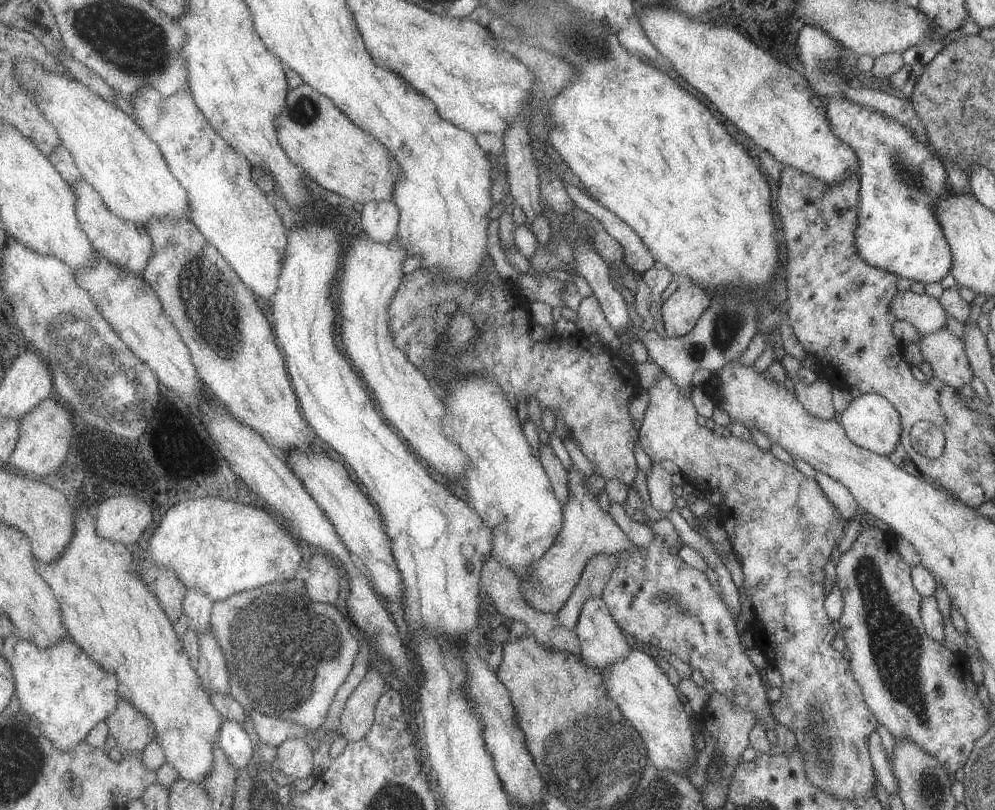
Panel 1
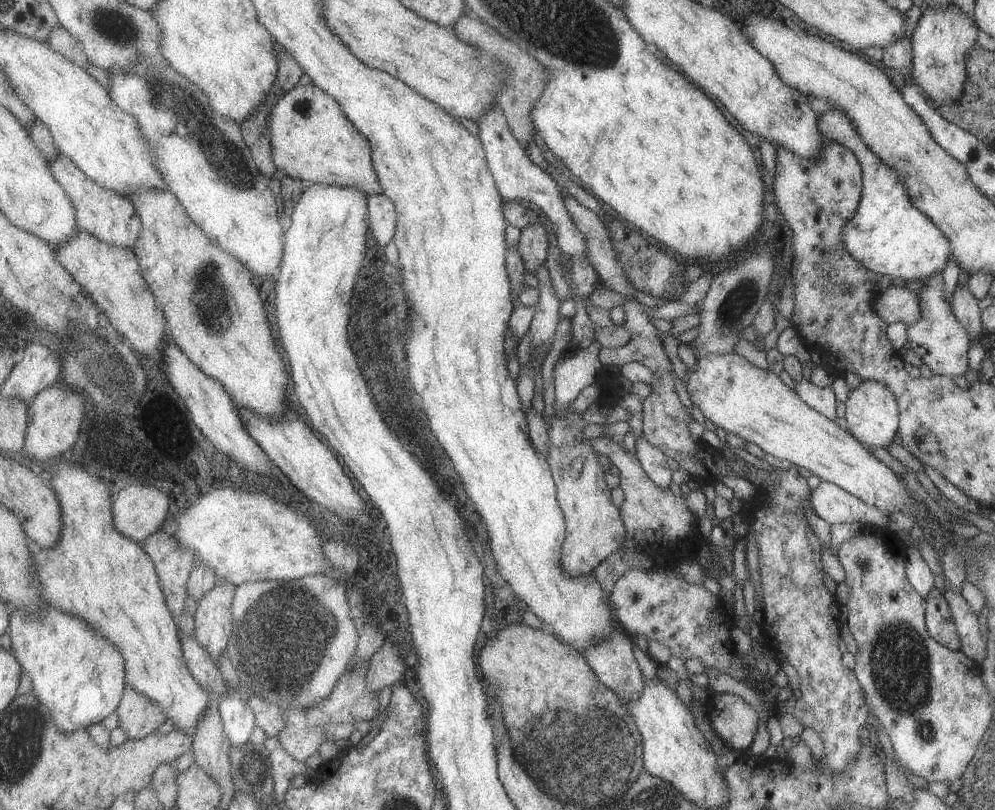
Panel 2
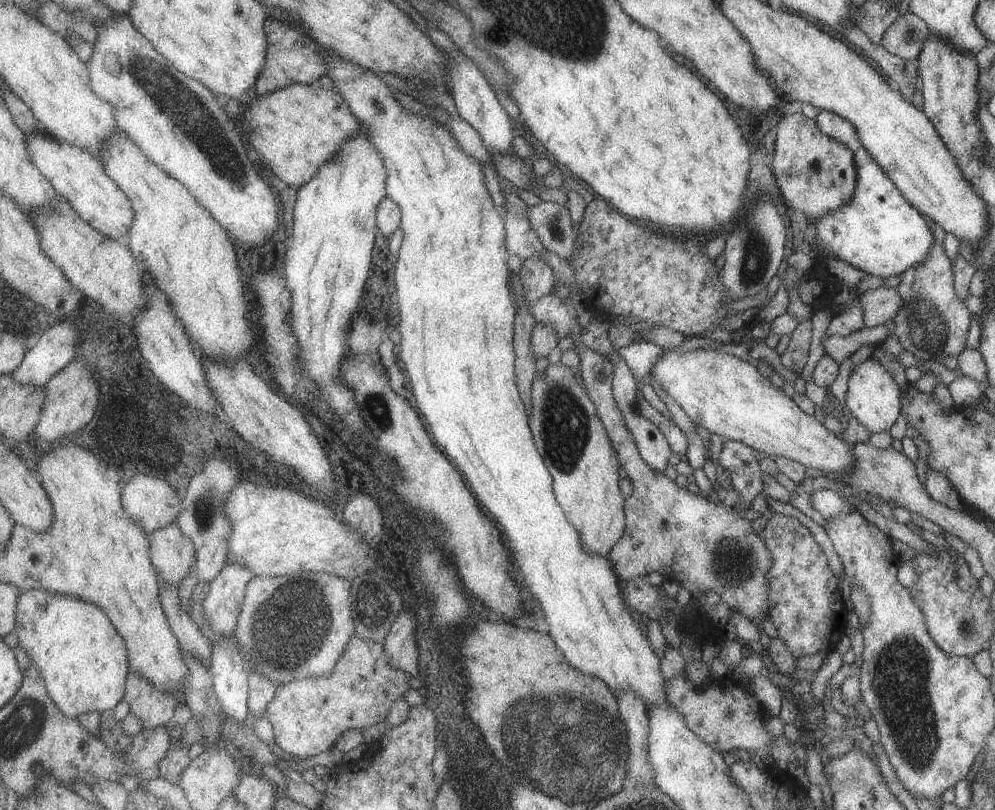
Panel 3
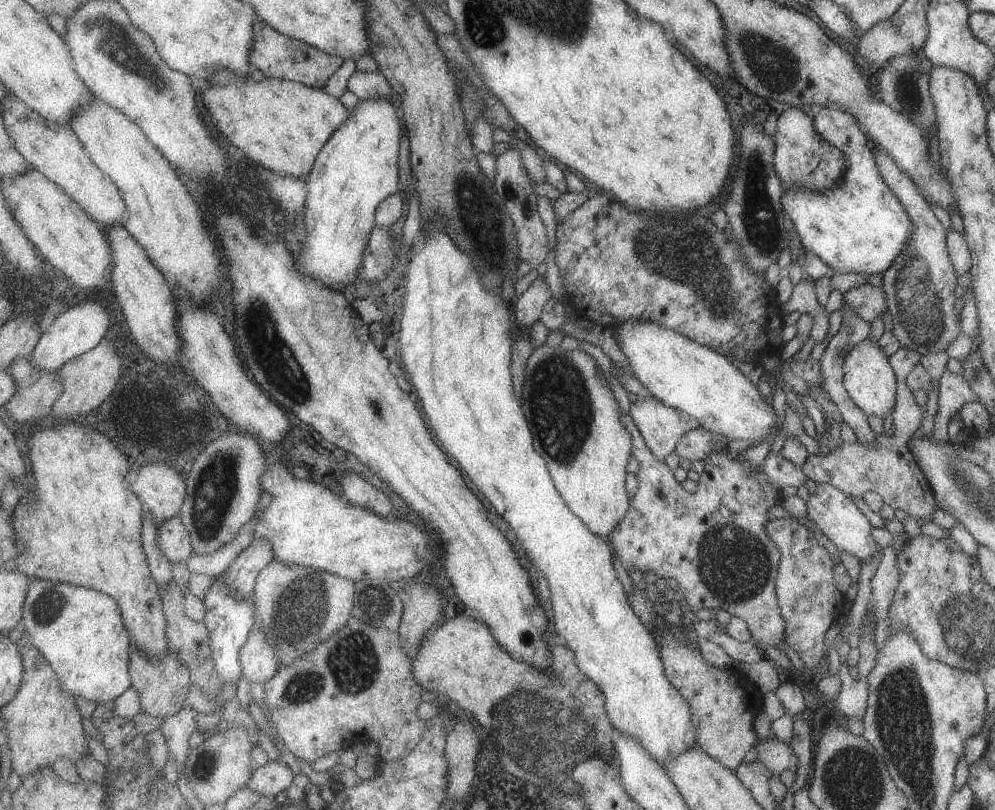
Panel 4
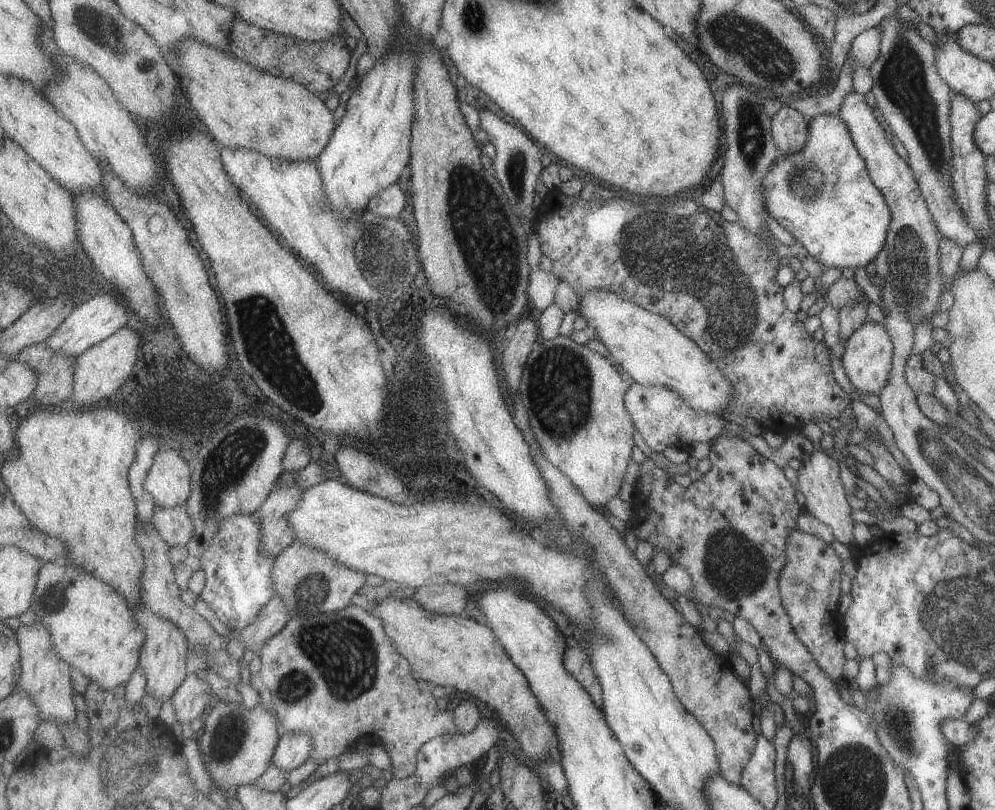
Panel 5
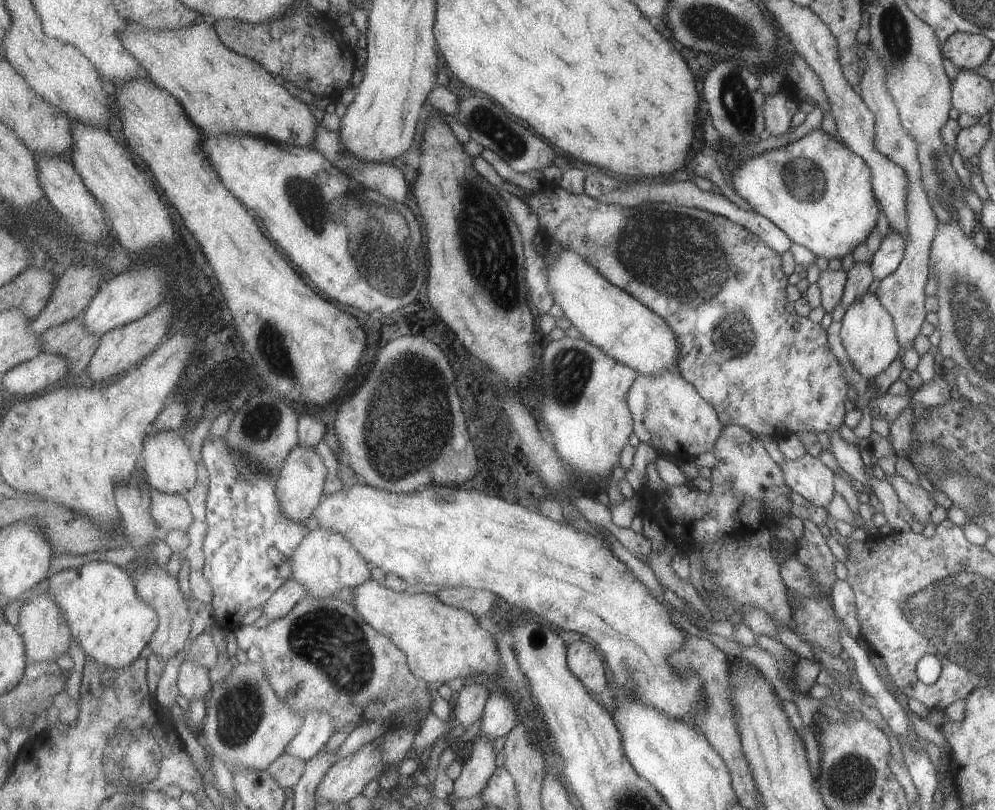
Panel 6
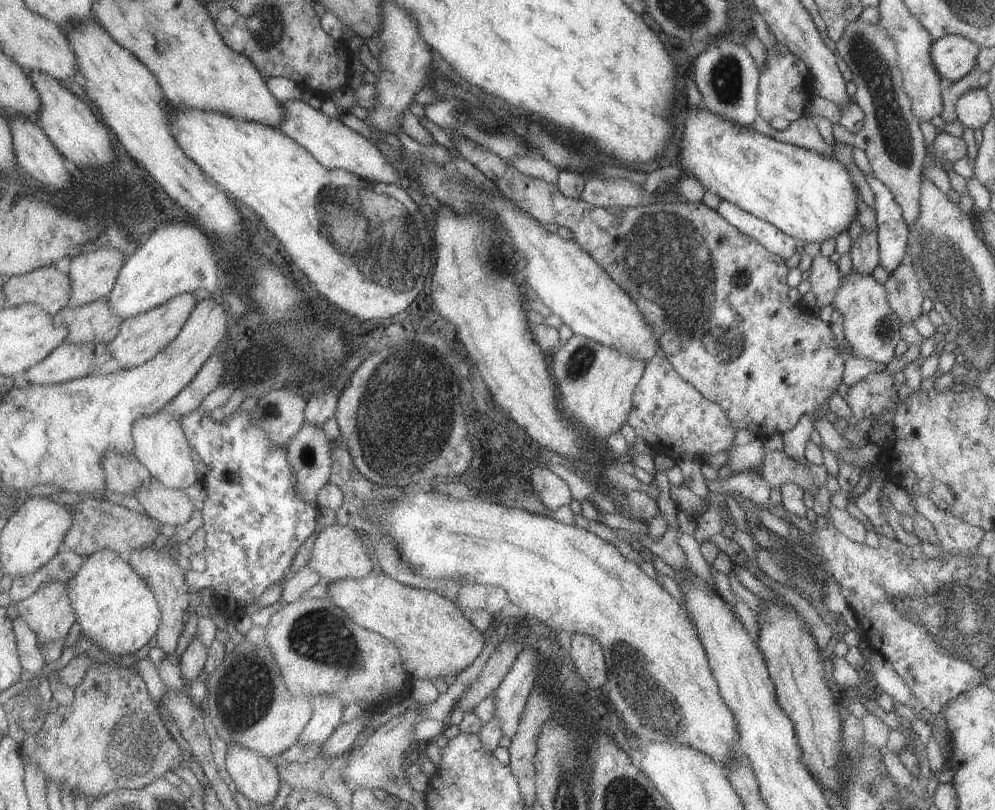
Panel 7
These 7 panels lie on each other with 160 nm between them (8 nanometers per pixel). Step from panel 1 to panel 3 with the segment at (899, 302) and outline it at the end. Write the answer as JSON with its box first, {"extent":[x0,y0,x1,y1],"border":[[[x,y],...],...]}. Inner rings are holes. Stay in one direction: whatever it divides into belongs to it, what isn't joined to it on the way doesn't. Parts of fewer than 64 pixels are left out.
{"extent":[858,287,902,327],"border":[[[877,287],[862,292],[858,298],[862,312],[862,321],[865,327],[884,324],[892,320],[897,309],[902,305],[901,296],[893,287]]]}

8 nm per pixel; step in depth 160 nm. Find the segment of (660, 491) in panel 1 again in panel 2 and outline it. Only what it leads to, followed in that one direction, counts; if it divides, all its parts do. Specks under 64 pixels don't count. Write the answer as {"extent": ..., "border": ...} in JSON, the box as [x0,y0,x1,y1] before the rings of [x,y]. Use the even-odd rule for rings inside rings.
{"extent":[634,434,672,489],"border":[[[642,434],[636,438],[634,450],[634,455],[647,478],[658,487],[667,489],[671,482],[672,470],[666,465],[666,456],[658,448],[651,446]]]}

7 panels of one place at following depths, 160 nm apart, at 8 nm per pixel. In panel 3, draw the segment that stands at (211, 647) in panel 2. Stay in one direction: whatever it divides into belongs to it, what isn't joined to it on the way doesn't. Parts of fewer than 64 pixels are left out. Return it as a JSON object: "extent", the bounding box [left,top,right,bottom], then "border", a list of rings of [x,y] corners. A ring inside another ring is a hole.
{"extent":[203,563,255,636],"border":[[[228,563],[212,580],[212,591],[203,603],[217,636],[235,634],[249,583],[255,577],[247,565]]]}

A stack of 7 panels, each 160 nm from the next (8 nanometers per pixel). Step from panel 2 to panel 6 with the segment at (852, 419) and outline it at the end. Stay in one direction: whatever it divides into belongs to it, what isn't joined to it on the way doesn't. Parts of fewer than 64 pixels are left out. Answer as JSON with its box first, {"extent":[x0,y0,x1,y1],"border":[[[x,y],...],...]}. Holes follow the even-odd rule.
{"extent":[840,292,900,380],"border":[[[864,292],[854,300],[845,310],[840,321],[840,338],[852,367],[867,380],[873,380],[881,370],[887,368],[891,361],[898,356],[900,344],[896,339],[896,332],[891,315],[883,308],[878,298]]]}

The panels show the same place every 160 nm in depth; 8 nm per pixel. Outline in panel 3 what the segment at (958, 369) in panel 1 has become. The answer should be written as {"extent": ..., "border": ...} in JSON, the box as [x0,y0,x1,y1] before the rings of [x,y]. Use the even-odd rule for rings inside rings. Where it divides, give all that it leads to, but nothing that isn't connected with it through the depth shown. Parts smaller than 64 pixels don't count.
{"extent":[892,217,970,362],"border":[[[926,217],[932,245],[925,260],[900,272],[899,284],[895,290],[901,296],[902,305],[892,318],[892,334],[903,351],[911,352],[921,361],[941,362],[945,356],[957,356],[966,346],[966,334],[970,323],[970,312],[954,291],[954,276],[951,261],[943,253],[943,236],[946,233],[939,224]]]}

